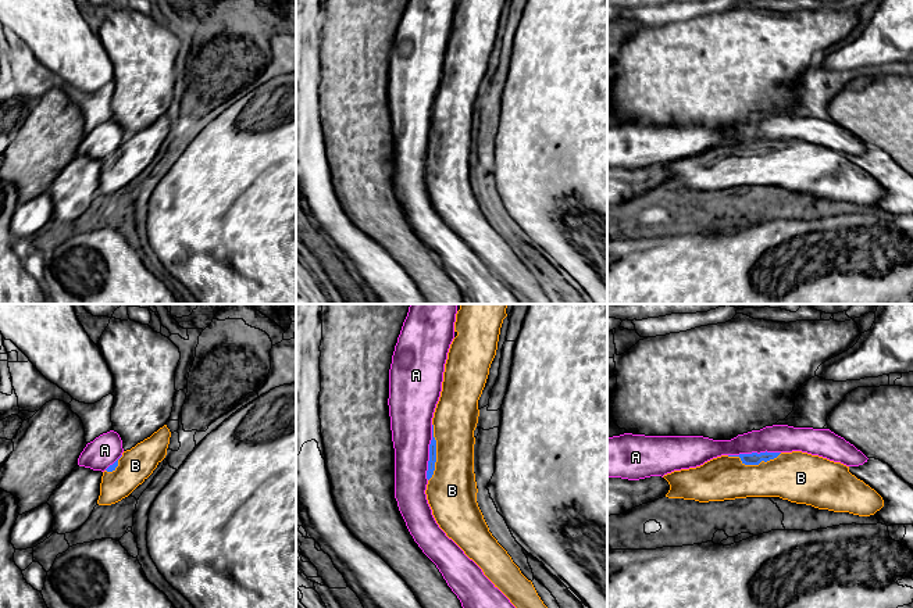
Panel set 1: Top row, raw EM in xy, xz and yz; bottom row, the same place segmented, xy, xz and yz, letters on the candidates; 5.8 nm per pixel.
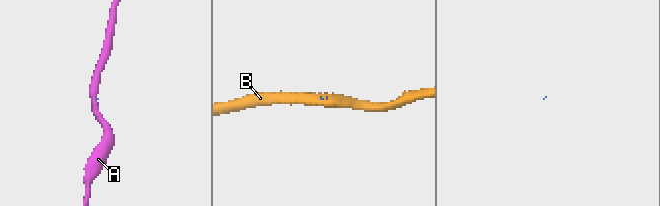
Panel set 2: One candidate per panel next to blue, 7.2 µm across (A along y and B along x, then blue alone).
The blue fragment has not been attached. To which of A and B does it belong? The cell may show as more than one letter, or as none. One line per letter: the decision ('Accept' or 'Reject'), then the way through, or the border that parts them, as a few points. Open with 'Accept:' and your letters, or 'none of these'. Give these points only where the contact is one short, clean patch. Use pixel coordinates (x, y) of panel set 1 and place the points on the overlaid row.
Accept: B
A: Reject
B: Accept

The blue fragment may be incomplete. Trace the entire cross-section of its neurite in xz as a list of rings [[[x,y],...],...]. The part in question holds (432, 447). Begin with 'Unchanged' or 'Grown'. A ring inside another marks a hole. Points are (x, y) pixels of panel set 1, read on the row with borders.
Grown. [[[460,304],[454,322],[457,336],[447,353],[442,391],[432,418],[425,494],[439,527],[482,569],[484,575],[516,608],[548,608],[532,582],[521,573],[507,551],[492,536],[477,503],[474,430],[479,416],[478,400],[496,355],[500,328],[507,316],[506,308],[507,304]]]

